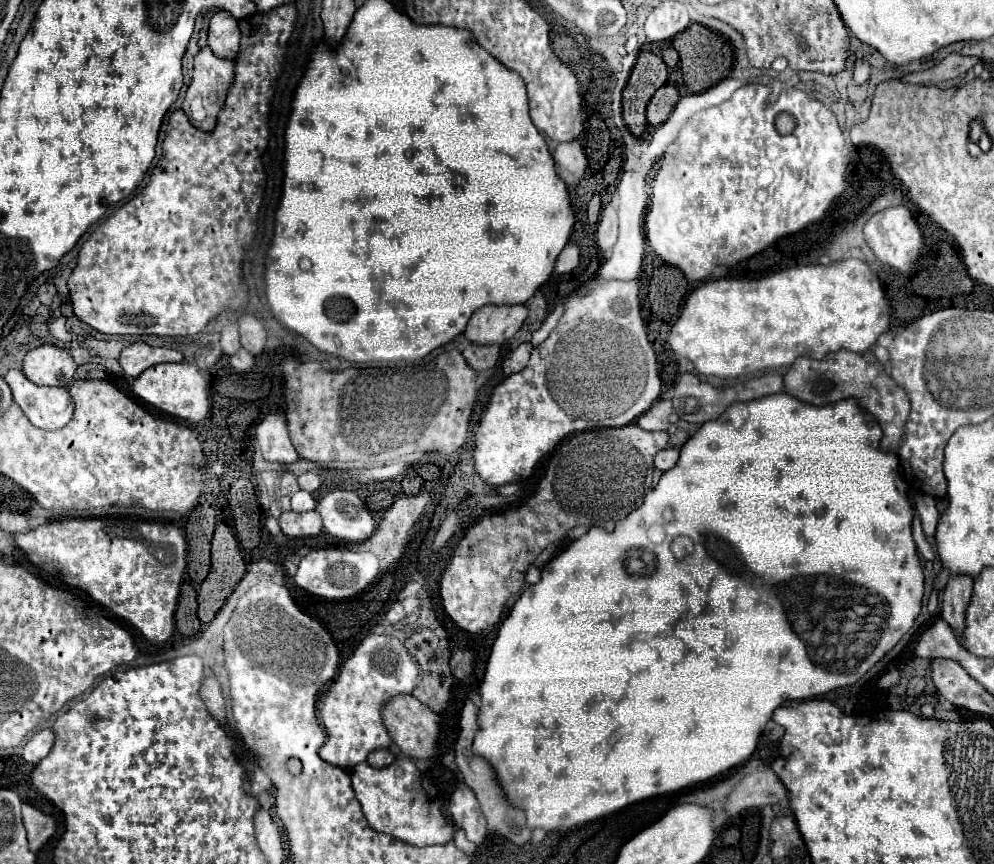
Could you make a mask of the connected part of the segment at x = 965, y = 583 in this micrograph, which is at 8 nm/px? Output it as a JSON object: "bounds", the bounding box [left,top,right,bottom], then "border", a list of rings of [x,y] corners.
{"bounds":[941,575,973,641],"border":[[[953,575],[949,577],[949,583],[943,591],[943,603],[941,603],[941,619],[949,623],[953,629],[957,641],[963,641],[965,631],[965,611],[971,601],[971,587],[973,579],[965,575]]]}

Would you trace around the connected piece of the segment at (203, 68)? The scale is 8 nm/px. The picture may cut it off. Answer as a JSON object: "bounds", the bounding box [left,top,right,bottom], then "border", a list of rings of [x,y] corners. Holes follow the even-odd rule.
{"bounds":[183,47,235,131],"border":[[[203,47],[193,61],[193,81],[189,85],[185,103],[183,103],[183,111],[189,115],[189,101],[197,95],[203,97],[203,107],[207,109],[207,117],[201,123],[195,123],[191,119],[191,123],[201,129],[201,131],[213,131],[213,127],[217,125],[217,115],[223,107],[223,101],[227,97],[227,91],[233,85],[233,77],[235,77],[235,61],[227,61],[227,59],[219,59],[213,55],[213,51],[209,47]],[[211,91],[219,91],[221,99],[217,105],[209,103],[209,93]]]}

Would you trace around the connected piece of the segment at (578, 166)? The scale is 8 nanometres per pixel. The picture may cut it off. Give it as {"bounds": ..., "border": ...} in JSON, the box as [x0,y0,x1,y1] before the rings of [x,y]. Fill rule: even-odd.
{"bounds":[553,141,587,187],"border":[[[577,141],[559,143],[557,149],[553,151],[553,159],[555,159],[557,175],[571,187],[579,185],[579,181],[583,179],[587,171],[587,157],[585,157],[583,147]],[[565,145],[573,145],[573,147],[565,147]]]}

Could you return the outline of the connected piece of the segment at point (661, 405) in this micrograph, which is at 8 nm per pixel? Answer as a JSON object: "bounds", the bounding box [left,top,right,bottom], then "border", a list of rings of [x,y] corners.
{"bounds":[637,399,677,431],"border":[[[659,399],[653,403],[651,409],[647,409],[643,415],[639,415],[637,425],[645,431],[667,431],[673,423],[677,423],[677,415],[673,411],[671,401]]]}

